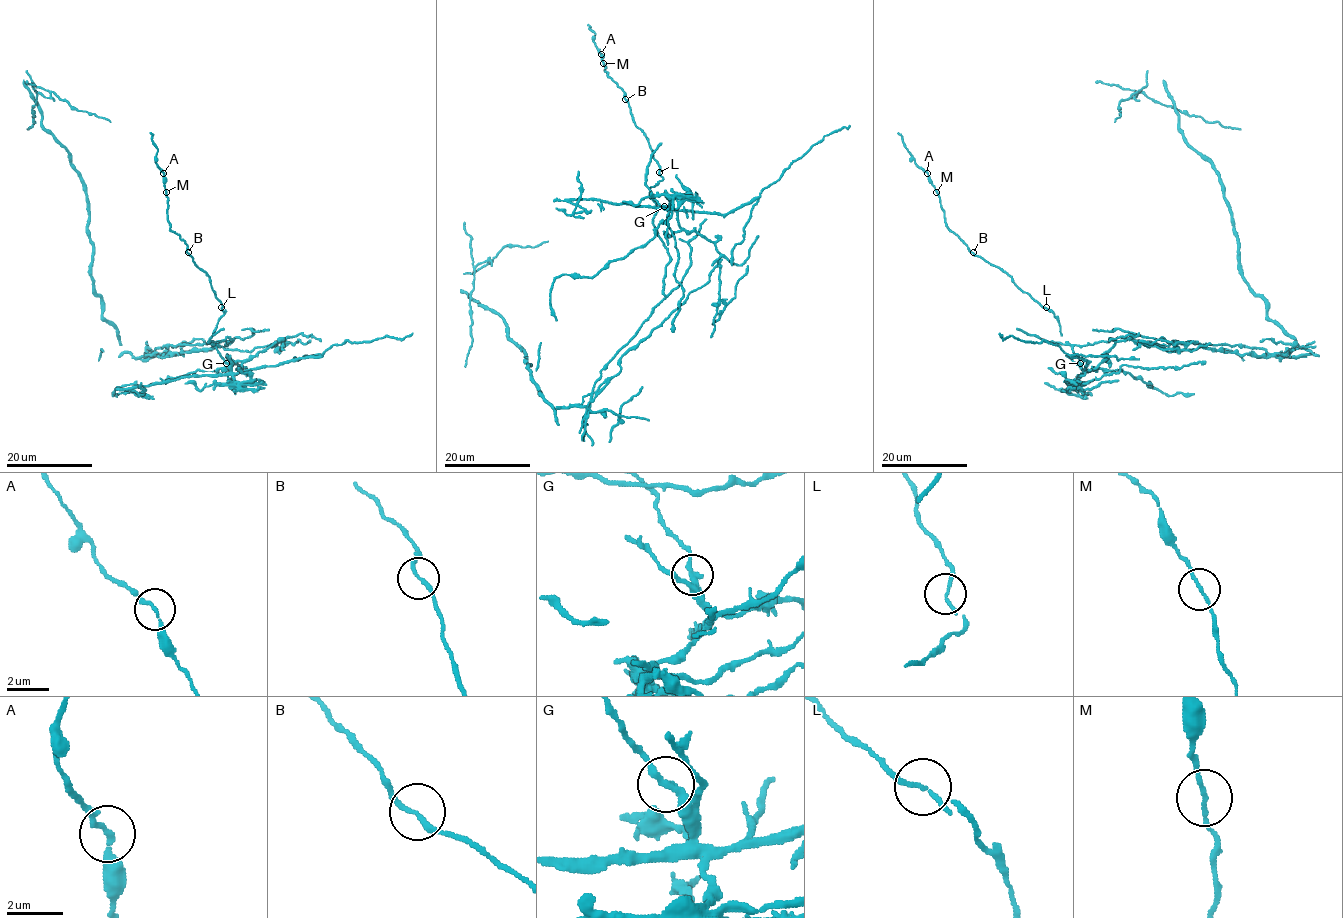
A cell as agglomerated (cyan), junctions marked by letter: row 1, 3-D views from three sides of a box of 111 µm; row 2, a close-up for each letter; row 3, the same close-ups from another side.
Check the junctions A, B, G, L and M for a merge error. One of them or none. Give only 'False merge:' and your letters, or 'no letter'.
False merge: G

